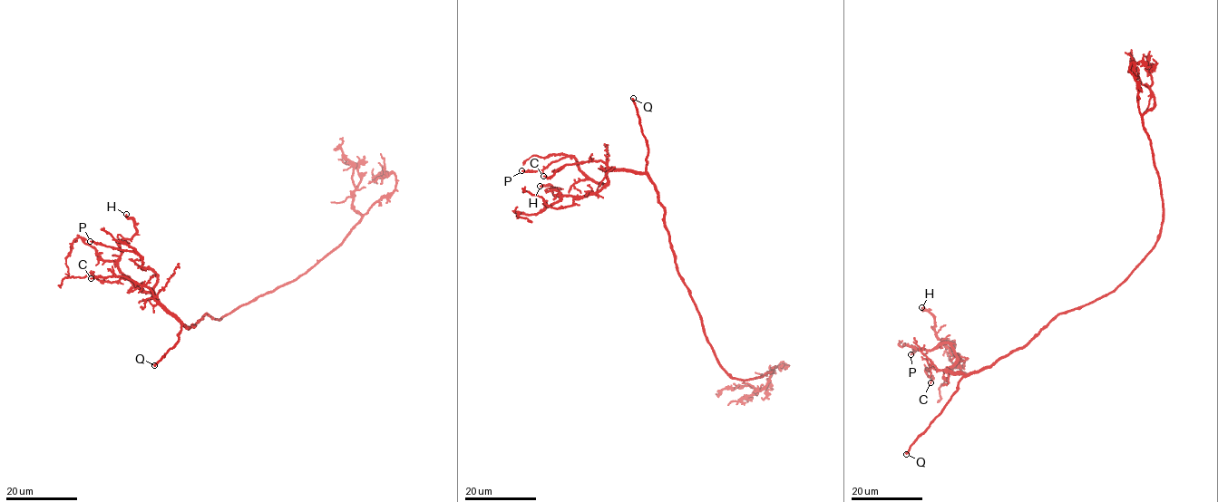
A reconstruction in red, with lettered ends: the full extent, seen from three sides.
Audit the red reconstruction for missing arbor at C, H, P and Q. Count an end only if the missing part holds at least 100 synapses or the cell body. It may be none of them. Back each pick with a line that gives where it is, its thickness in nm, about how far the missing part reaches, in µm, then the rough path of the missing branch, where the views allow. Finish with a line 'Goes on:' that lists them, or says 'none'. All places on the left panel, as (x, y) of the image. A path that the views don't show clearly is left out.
Q: (154, 365) | 300 nm | 60 µm | (154, 365), (141, 367), (137, 354), (149, 352), (183, 312), (192, 315), (197, 332), (204, 337)
Goes on: Q

